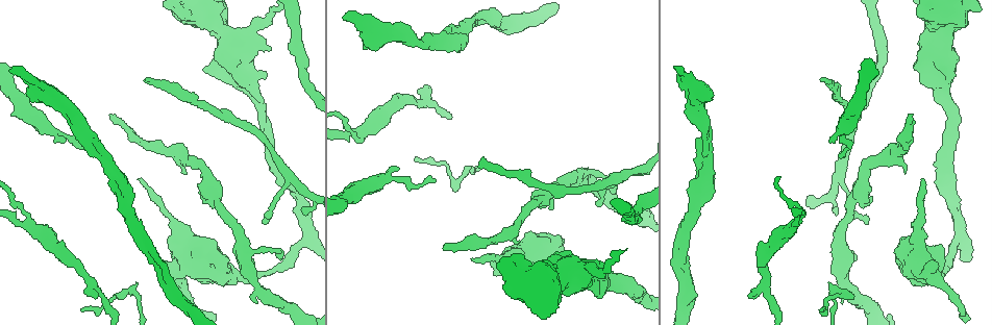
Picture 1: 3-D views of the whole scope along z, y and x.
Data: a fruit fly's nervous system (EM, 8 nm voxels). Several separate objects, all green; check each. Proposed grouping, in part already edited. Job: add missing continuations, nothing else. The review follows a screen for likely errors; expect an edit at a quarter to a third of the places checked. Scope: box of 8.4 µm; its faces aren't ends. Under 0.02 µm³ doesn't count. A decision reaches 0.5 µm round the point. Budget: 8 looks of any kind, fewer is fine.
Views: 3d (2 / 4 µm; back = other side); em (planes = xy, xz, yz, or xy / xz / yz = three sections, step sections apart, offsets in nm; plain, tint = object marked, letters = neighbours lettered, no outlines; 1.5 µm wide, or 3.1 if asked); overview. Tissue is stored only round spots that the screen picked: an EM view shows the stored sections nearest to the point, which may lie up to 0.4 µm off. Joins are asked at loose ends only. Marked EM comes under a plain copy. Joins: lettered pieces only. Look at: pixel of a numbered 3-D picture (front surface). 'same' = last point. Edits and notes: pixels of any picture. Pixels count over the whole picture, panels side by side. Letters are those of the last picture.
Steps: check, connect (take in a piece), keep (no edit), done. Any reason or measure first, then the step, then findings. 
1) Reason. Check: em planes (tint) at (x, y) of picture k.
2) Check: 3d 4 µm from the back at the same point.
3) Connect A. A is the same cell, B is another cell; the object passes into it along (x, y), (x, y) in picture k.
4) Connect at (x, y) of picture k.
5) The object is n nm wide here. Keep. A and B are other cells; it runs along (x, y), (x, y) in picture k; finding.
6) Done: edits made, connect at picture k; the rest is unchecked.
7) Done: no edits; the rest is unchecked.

Branch stops here. Check: 3d 4 µm at (396, 166) of picture 1.

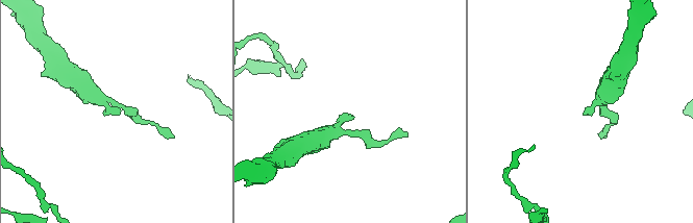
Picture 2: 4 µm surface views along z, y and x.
Shape alone is not enough. Check: em planes (letters) at (585, 115) of picture 2.

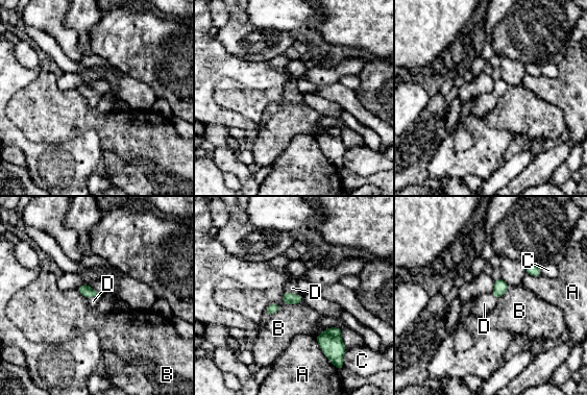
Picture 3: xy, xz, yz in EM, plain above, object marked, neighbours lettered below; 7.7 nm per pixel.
Connect D. D is the same cell, A, B and C are other cells; the object passes into it along (288, 298), (292, 294), (292, 288) in picture 3; the cell continues.

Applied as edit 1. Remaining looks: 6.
Check: 3d 4 µm at (443, 248) of picture 1.

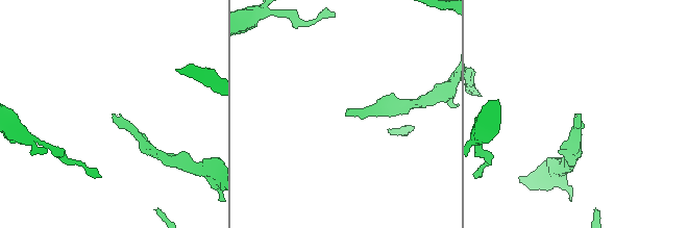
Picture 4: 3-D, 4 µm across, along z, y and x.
Check: em planes (tint) at (113, 115) of picture 4.

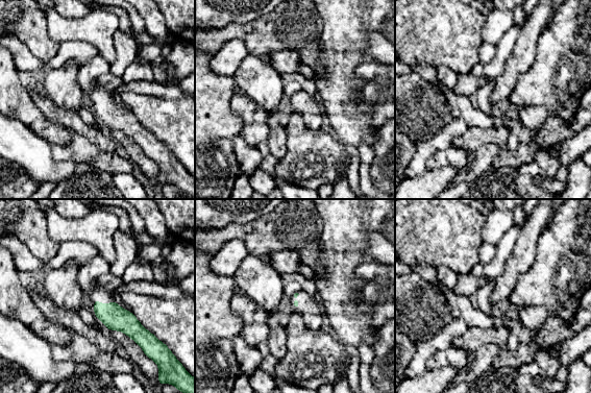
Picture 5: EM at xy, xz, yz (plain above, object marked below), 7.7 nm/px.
Check: em planes (letters) at the same point.

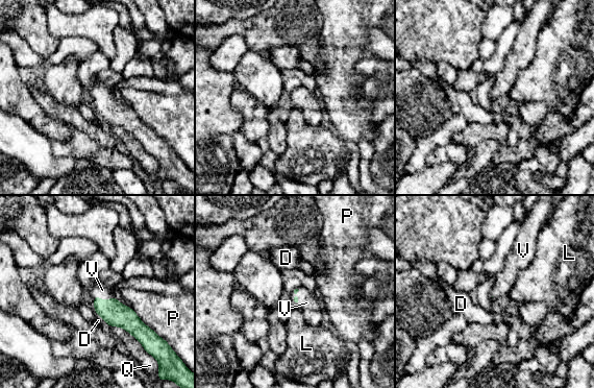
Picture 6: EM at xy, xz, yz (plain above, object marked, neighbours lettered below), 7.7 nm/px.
Connect V. V is the same cell, D, L, P and Q are other cells; the object passes into it along (113, 312), (101, 299), (102, 290) in picture 6; the cell continues.

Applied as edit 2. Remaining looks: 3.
Branch stops here. Check: em planes (letters) at (518, 243) of picture 1.

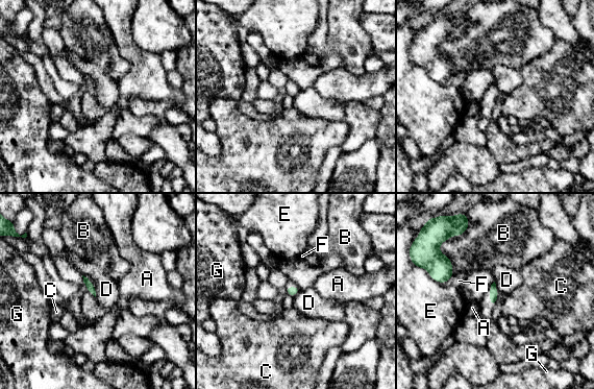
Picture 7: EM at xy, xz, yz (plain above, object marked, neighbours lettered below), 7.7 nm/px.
The longest contact is with B, 240 nm. Keep. A, B, C, D, E, F and G are other cells; a border runs along (82, 274), (92, 283), (96, 296) in picture 7; no lettered piece goes on from it.

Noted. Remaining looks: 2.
An open end. Check: 3d 4 µm from the back at (479, 163) of picture 1.

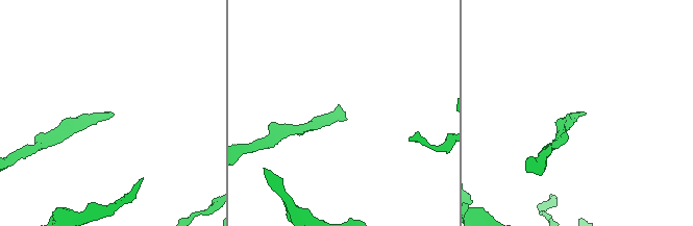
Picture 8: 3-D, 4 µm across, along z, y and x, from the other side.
Check: em planes (letters) at (577, 112) of picture 8.

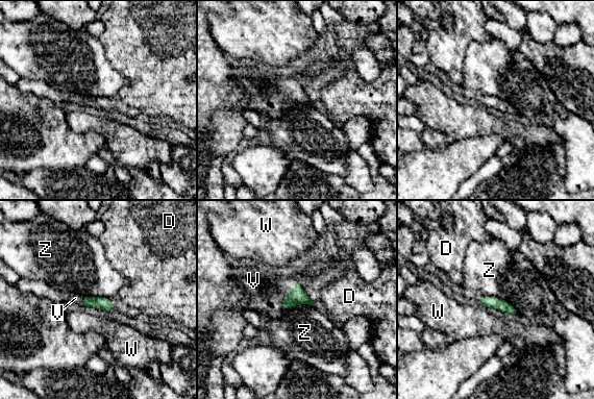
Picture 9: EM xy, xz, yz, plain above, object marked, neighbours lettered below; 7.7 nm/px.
Connect V. V is the same cell, D, W and Z are other cells; the object passes into it along (297, 295), (286, 296), (257, 280) in picture 9; it goes on there.

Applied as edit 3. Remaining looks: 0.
Done: edits made, connect at picture 3, connect at picture 6, connect at picture 9; the rest is unchecked.

